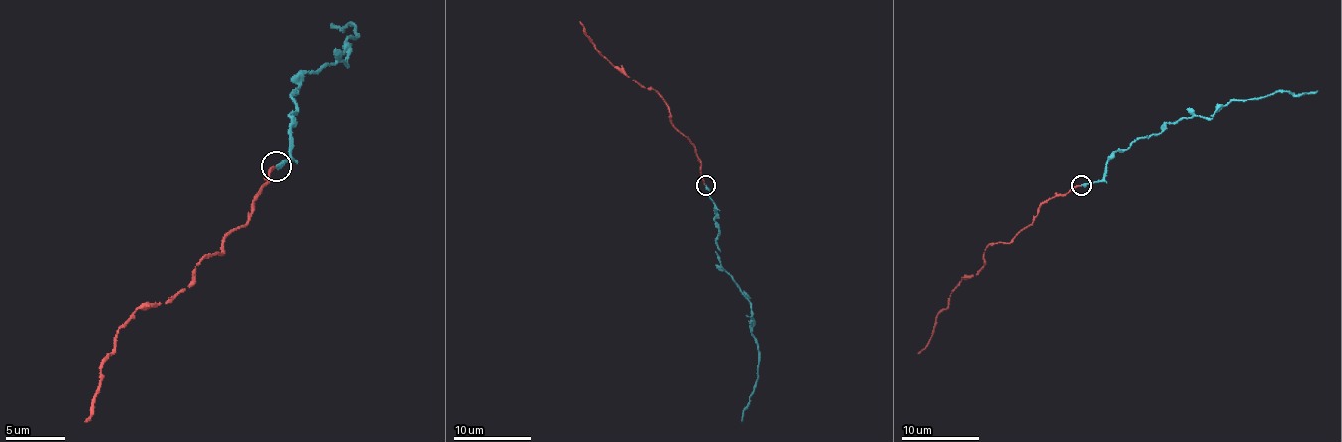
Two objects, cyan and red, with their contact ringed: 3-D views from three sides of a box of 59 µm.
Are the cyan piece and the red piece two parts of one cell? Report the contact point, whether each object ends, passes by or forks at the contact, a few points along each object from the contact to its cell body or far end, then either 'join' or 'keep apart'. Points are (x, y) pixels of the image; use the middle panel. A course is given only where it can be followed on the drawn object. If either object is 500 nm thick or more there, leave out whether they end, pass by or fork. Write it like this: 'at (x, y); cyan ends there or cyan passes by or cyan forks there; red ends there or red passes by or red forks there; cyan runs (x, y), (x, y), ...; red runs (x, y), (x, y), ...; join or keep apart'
at (706, 185); cyan ends there; red ends there; cyan runs (706, 185), (714, 204), (720, 264), (751, 305), (759, 377), (741, 422); red runs (704, 185), (696, 149), (671, 122), (661, 95), (618, 70), (601, 54), (579, 21); join

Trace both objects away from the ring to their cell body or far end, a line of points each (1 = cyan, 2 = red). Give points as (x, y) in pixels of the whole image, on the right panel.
1: (1081, 185), (1100, 181), (1116, 151), (1166, 124), (1211, 118), (1232, 101), (1277, 91), (1318, 91)
2: (1081, 185), (1045, 202), (1008, 243), (991, 243), (983, 266), (950, 294), (917, 354)

